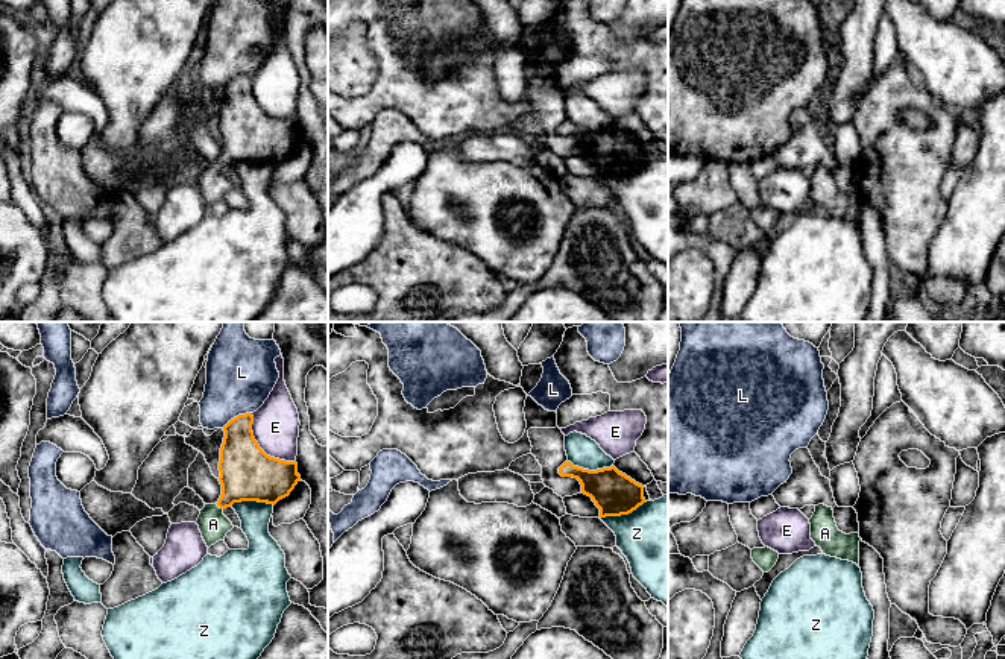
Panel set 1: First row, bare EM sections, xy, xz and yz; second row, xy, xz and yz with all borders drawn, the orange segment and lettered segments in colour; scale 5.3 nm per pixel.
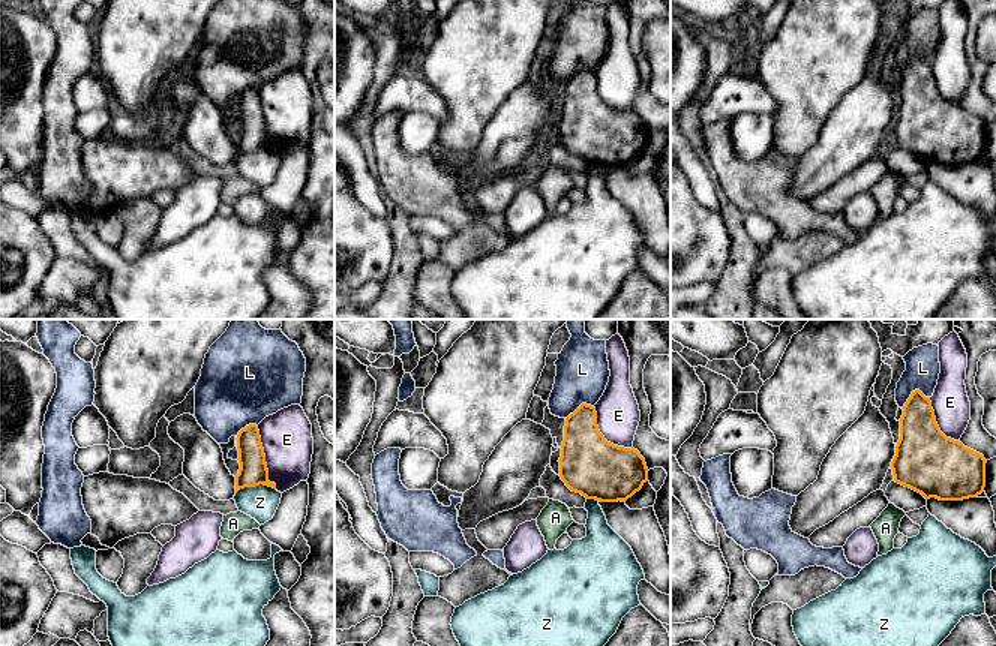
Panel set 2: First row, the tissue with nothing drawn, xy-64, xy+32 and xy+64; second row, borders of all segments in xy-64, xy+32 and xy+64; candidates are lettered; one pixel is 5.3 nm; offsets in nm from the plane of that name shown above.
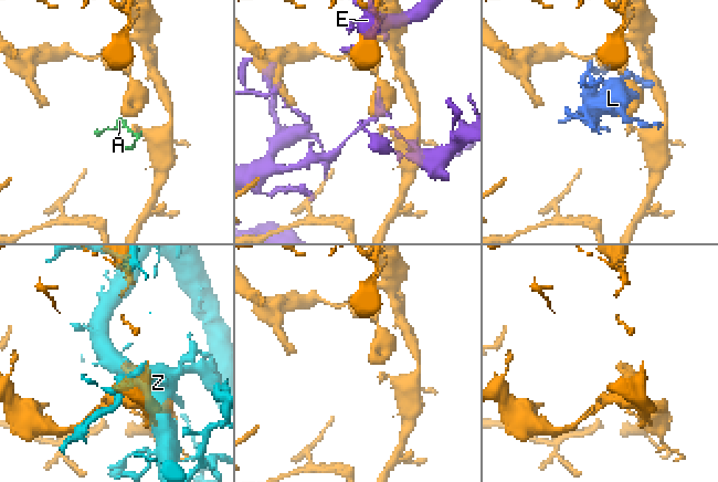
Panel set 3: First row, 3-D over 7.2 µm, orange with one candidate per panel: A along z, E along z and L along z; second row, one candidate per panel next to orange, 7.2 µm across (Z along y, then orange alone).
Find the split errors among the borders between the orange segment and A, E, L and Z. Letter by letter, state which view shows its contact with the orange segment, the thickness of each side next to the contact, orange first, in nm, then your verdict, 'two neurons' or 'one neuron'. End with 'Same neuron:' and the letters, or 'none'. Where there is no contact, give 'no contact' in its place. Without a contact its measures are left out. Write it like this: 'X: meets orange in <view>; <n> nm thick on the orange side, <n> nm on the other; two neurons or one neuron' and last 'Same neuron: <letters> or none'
A: meets orange in xy; 280 nm thick on the orange side, 160 nm on the other; one neuron
E: meets orange in xy; 280 nm thick on the orange side, 240 nm on the other; two neurons
L: meets orange in xy; 240 nm thick on the orange side, 360 nm on the other; two neurons
Z: meets orange in xz; 240 nm thick on the orange side, 420 nm on the other; two neurons
Same neuron: A

